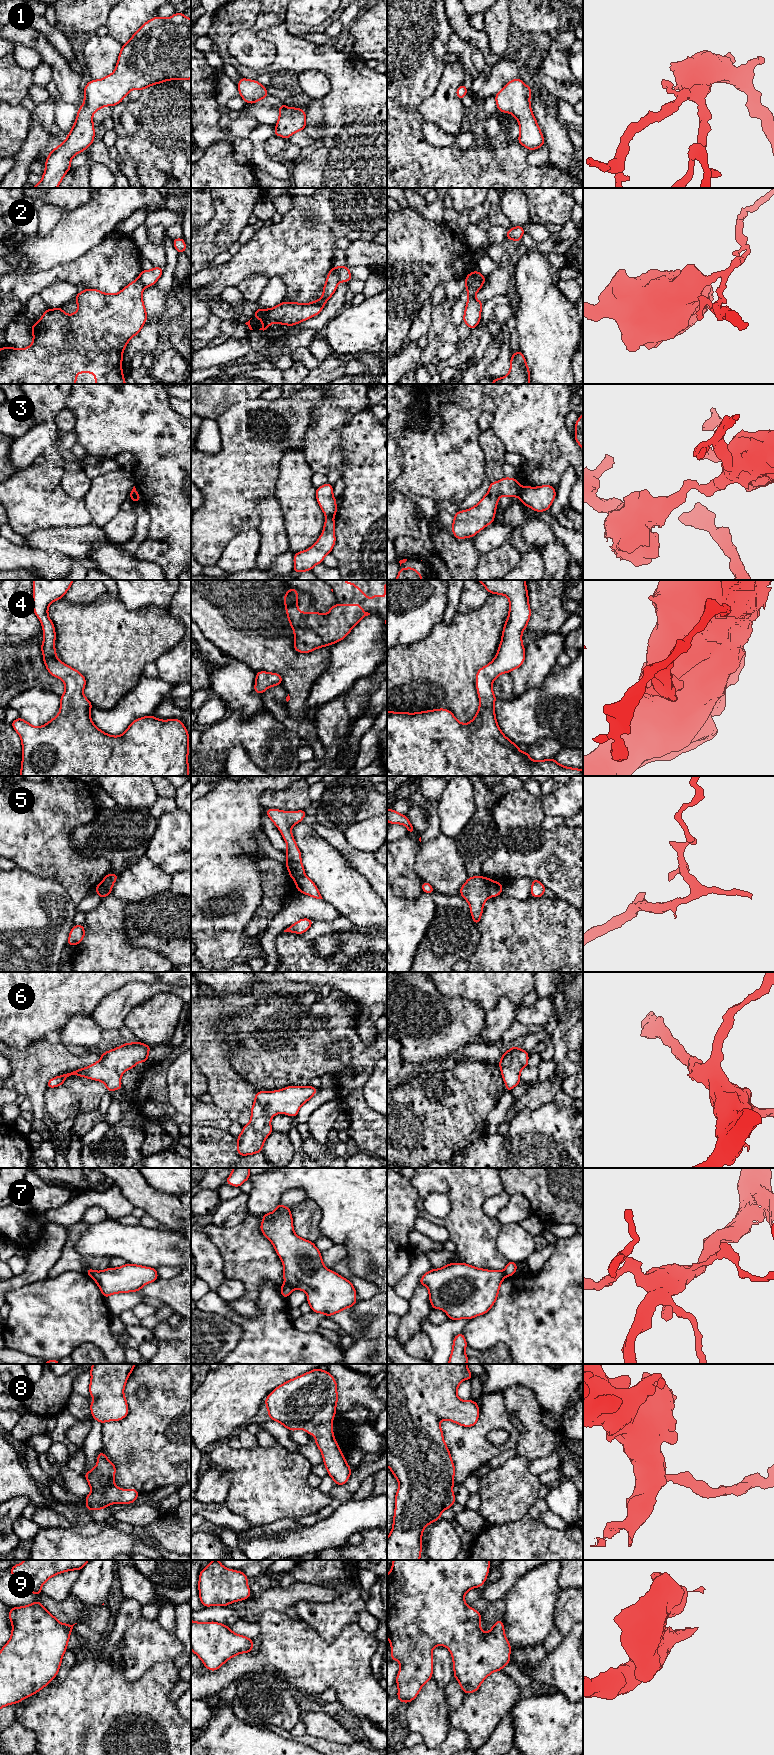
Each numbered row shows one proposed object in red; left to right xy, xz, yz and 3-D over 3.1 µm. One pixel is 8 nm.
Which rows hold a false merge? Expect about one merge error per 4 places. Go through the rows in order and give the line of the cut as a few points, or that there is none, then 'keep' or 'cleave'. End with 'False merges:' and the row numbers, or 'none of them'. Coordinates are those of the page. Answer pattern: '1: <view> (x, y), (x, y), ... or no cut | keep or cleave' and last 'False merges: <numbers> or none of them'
1: no cut | keep
2: no cut | keep
3: yz (522, 487), (518, 496) | cleave
4: no cut | keep
5: yz (483, 877), (490, 896) | cleave
6: no cut | keep
7: xz (285, 1282), (293, 1289) | cleave
8: no cut | keep
9: no cut | keep
False merges: 3, 5, 7

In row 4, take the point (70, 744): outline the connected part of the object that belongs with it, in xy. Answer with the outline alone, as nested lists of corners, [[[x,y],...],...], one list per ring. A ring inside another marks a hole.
[[[33,580],[33,611],[41,622],[43,628],[43,642],[41,645],[41,651],[43,653],[43,661],[47,668],[47,671],[54,677],[61,679],[65,684],[64,694],[60,697],[60,711],[57,716],[51,719],[47,724],[41,727],[32,726],[22,718],[17,718],[11,722],[14,730],[18,733],[22,743],[22,763],[20,776],[189,776],[189,765],[188,765],[188,753],[189,753],[189,734],[184,724],[179,719],[160,720],[155,718],[153,715],[145,716],[134,720],[127,730],[120,736],[111,736],[105,732],[102,732],[92,722],[90,716],[90,710],[93,707],[91,702],[83,694],[83,690],[86,685],[86,678],[76,669],[64,664],[56,656],[56,649],[54,642],[56,640],[56,633],[54,624],[48,616],[48,607],[54,601],[64,597],[65,593],[69,590],[74,580]]]

